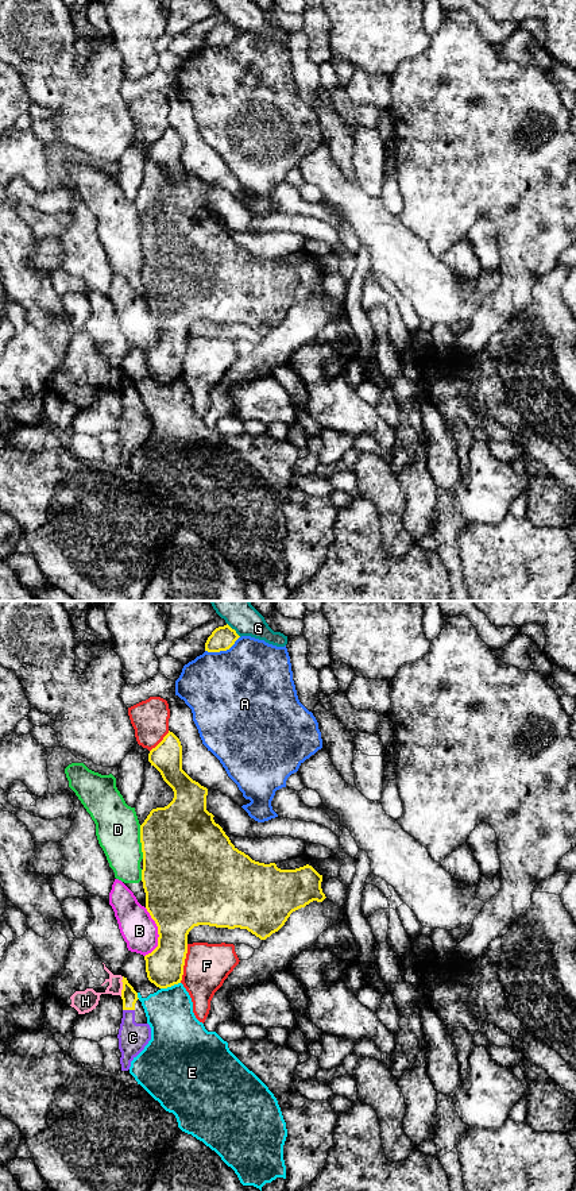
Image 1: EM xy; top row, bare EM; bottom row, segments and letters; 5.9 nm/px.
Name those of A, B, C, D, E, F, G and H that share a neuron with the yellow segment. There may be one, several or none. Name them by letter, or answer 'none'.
C

